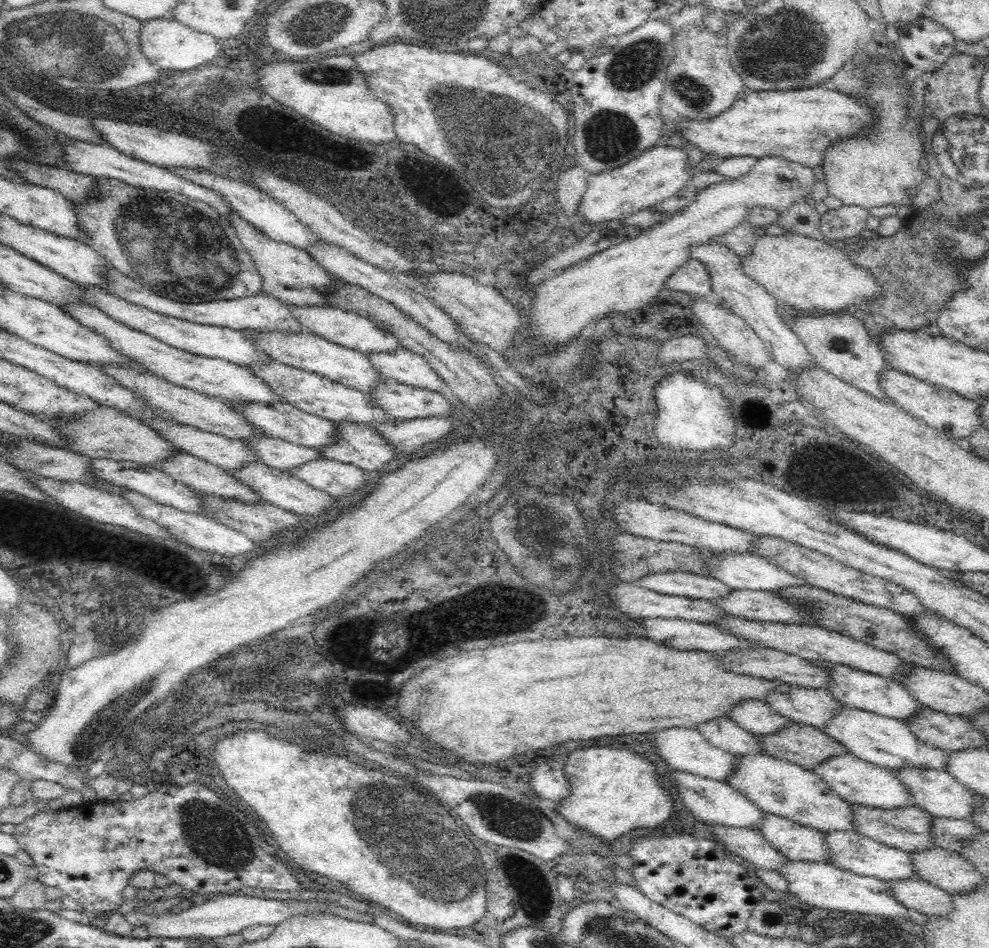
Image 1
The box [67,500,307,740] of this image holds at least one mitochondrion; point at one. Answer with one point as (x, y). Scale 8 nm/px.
(108, 622)

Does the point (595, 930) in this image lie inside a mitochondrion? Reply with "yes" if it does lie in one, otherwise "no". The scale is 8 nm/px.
yes

